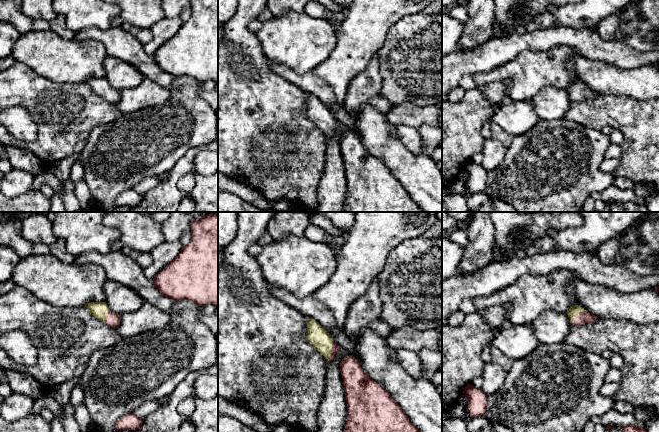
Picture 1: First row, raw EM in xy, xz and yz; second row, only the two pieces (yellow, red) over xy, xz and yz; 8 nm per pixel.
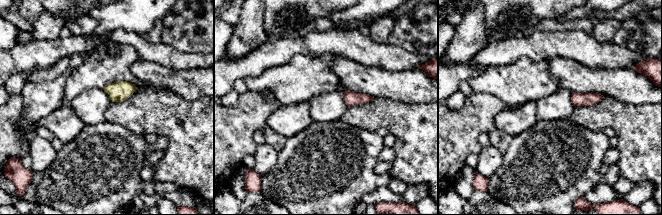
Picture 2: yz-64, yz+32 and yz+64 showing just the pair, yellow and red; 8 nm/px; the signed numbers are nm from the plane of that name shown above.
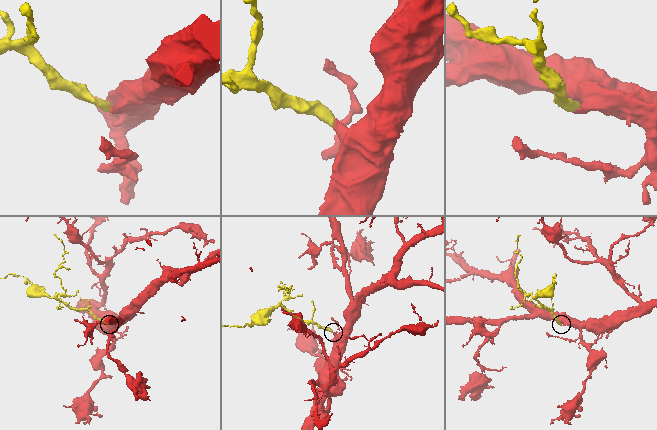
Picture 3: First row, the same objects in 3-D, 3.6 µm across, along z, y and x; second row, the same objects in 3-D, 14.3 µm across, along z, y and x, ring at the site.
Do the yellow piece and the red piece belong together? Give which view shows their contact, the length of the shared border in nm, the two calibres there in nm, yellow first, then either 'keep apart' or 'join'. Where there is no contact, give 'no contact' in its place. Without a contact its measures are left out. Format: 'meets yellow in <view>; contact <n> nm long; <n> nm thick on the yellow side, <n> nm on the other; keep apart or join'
meets yellow in xz; contact 170 nm long; 170 nm thick on the yellow side, 70 nm on the other; join

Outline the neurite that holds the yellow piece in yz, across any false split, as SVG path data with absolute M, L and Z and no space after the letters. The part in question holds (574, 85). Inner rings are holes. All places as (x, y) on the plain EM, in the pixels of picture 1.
M572 81L566 88L572 101L577 102L594 98L597 93L578 81Z

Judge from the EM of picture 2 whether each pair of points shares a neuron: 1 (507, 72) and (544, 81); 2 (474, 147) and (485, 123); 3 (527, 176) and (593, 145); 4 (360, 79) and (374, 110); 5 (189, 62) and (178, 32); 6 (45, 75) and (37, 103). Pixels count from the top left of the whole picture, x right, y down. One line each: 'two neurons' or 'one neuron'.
1: one neuron
2: one neuron
3: one neuron
4: two neurons
5: two neurons
6: two neurons

